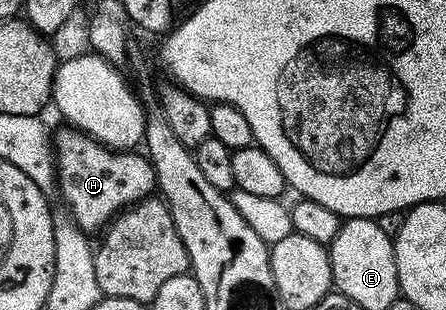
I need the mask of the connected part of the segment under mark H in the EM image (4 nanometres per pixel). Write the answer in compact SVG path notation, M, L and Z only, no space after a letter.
M63 127L55 130L54 133L54 160L56 162L56 179L58 182L59 196L64 196L67 212L72 214L72 218L77 225L85 231L103 230L111 222L117 213L134 205L138 201L143 201L156 189L156 172L152 170L152 165L148 162L147 156L136 151L121 151L110 149L107 145L100 144L94 137L80 132L79 129Z

